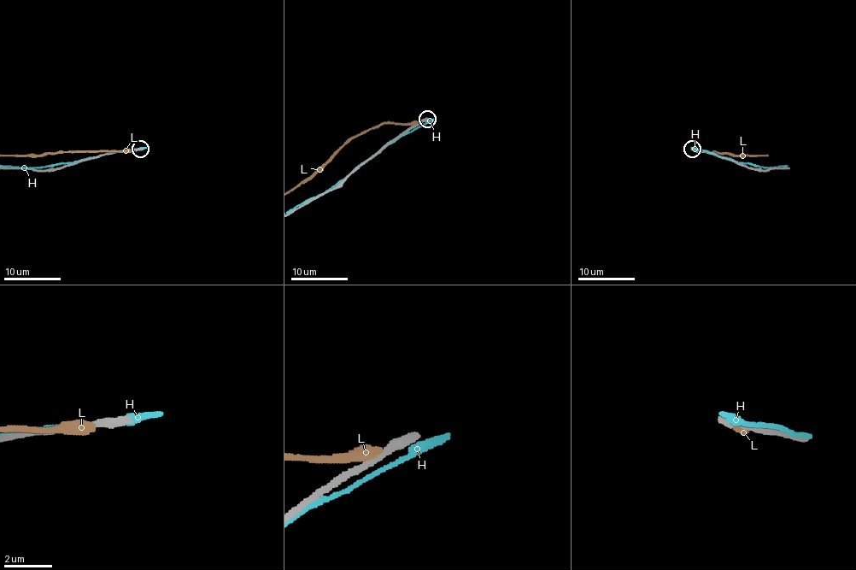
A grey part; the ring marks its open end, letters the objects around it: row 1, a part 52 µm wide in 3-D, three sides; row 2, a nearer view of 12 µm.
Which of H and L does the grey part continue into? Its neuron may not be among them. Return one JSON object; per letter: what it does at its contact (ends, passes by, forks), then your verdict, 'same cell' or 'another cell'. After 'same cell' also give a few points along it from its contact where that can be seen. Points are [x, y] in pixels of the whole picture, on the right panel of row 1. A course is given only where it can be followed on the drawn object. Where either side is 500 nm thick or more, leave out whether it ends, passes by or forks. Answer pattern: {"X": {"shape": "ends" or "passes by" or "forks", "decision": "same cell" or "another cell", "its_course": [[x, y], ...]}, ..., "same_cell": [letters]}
{"H": {"shape": "passes by", "decision": "another cell"}, "L": {"decision": "another cell"}, "same_cell": []}

